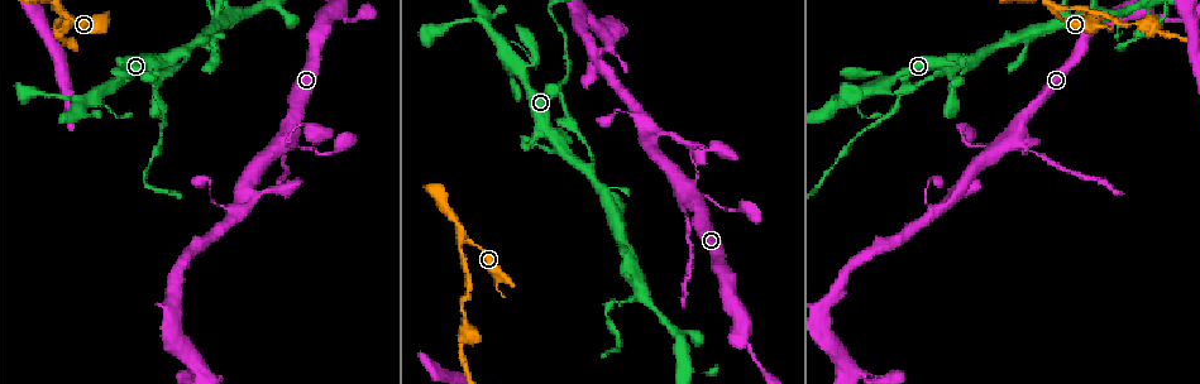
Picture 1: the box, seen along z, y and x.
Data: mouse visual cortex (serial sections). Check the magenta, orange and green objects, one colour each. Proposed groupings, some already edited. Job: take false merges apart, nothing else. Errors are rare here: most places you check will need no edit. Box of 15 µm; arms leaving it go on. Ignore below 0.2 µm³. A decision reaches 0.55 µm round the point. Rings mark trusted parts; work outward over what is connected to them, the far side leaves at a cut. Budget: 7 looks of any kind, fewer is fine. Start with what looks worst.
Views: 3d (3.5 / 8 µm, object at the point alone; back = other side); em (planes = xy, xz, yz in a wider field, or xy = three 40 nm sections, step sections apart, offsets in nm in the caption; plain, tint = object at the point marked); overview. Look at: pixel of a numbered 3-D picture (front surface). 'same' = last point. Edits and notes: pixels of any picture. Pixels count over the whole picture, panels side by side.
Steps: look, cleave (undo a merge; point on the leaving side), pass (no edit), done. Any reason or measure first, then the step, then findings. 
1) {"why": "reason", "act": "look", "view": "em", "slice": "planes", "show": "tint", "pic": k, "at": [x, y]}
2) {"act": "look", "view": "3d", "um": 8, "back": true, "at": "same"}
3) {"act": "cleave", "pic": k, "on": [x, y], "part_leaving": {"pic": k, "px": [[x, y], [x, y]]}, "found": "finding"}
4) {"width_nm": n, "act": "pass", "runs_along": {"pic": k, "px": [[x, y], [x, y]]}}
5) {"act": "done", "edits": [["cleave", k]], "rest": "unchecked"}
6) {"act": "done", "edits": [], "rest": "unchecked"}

{"why": "sharp bend", "act": "look", "view": "3d", "um": 8, "pic": 1, "at": [1057, 7]}

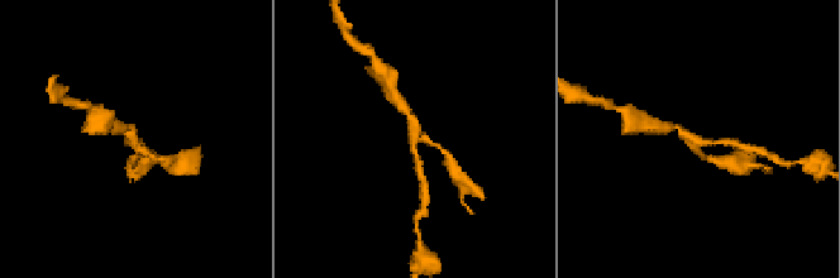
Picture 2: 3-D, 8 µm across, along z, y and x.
{"act": "look", "view": "em", "slice": "planes", "show": "tint", "pic": 2, "at": [132, 143]}

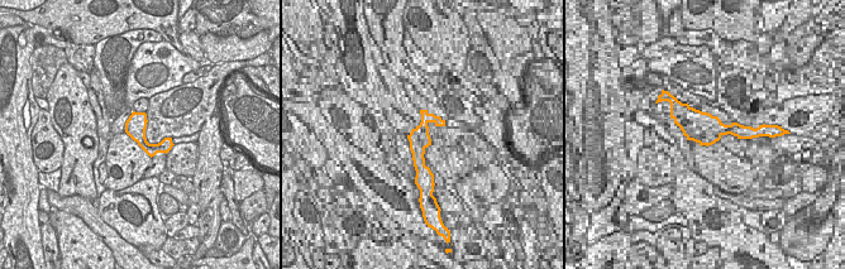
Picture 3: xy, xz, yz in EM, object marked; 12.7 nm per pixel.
{"act": "pass", "runs_along": {"pic": 2, "px": [[443, 151], [423, 139], [413, 142], [420, 175]]}, "found": "continuous, no second cell"}

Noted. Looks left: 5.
{"why": "sharp bend", "act": "look", "view": "3d", "um": 3.5, "pic": 1, "at": [585, 168]}

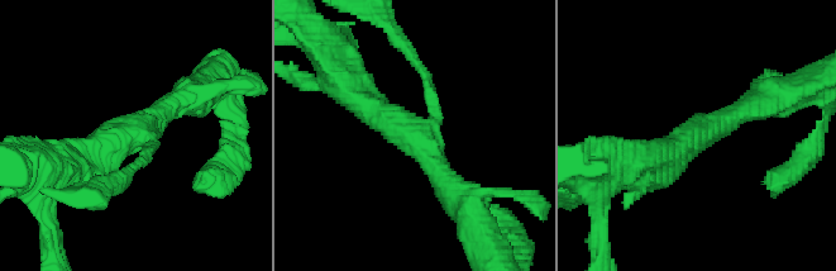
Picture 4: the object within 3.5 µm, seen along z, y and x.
{"arms": 3, "arm_widths_nm": [150, 300, 350], "act": "look", "view": "em", "slice": "xy", "step": 1, "show": "tint", "pic": 4, "at": [412, 137]}

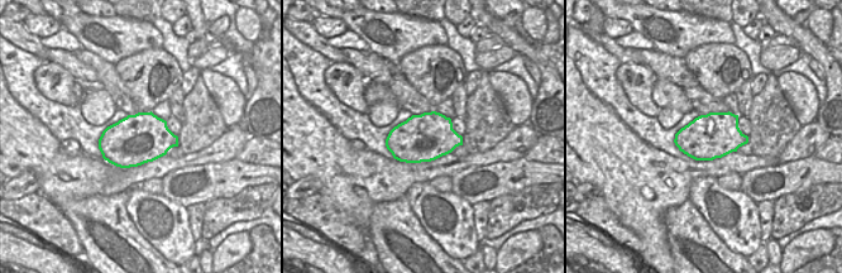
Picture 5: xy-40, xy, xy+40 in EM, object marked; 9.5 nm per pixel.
{"act": "pass", "runs_along": {"pic": 4, "px": [[347, 89], [428, 150], [459, 195]]}, "found": "all the same cell"}

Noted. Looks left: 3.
{"why": "sharp bend", "act": "look", "view": "3d", "um": 8, "pic": 1, "at": [618, 302]}

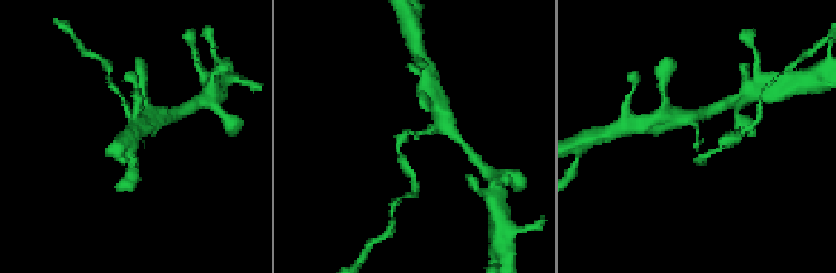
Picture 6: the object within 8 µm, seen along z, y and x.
{"why": "zoom in", "act": "look", "view": "3d", "um": 3.5, "pic": 6, "at": [411, 132]}

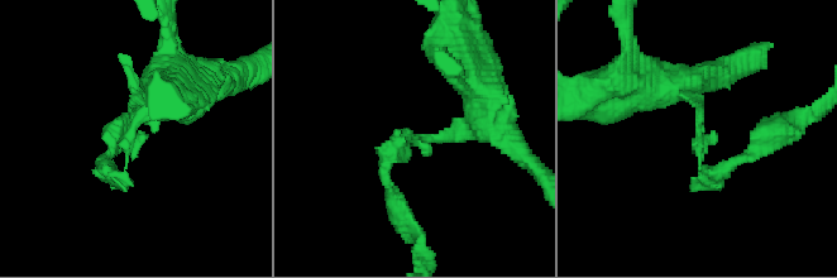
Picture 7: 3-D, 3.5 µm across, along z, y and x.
{"arm_widths_nm": [200, 200], "act": "look", "view": "em", "slice": "xy", "step": 5, "show": "tint", "pic": 7, "at": [703, 133]}

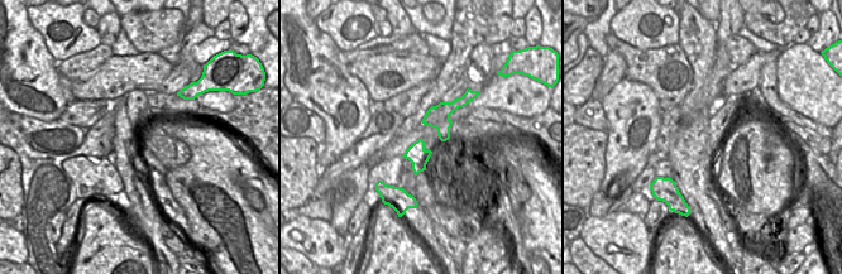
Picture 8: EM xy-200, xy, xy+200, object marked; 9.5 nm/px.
{"act": "cleave", "pic": 7, "on": [108, 164], "found": "a second cell is stuck on"}

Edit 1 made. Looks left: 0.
{"act": "done", "edits": [["cleave", 7]], "rest": "unchecked"}

